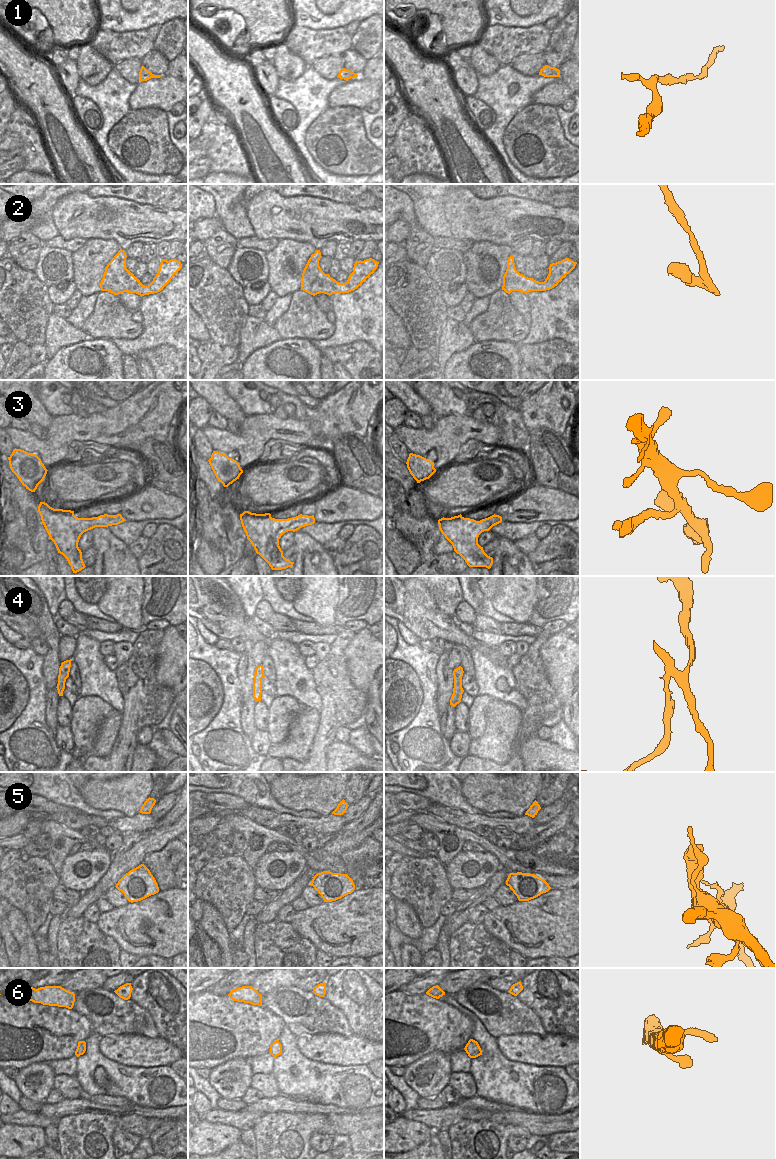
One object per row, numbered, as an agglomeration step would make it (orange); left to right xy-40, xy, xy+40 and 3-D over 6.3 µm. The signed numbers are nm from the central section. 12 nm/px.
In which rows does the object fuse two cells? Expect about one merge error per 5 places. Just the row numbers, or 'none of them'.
4, 5

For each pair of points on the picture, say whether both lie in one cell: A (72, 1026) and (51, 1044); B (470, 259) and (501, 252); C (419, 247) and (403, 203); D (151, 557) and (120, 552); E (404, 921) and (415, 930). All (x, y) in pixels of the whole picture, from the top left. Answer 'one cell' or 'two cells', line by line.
A: one cell
B: one cell
C: one cell
D: two cells
E: one cell

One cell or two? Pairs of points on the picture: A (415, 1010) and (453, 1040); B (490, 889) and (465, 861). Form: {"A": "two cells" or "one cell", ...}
{"A": "one cell", "B": "two cells"}

